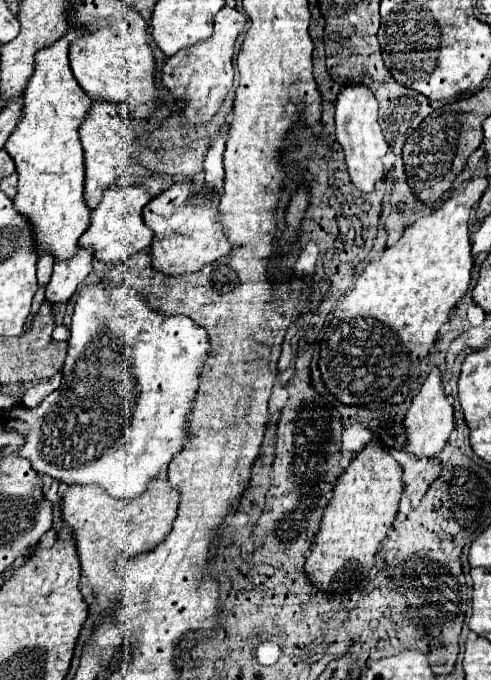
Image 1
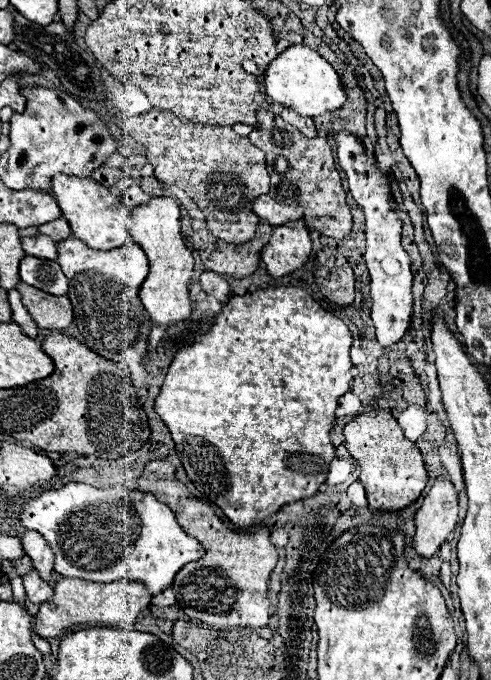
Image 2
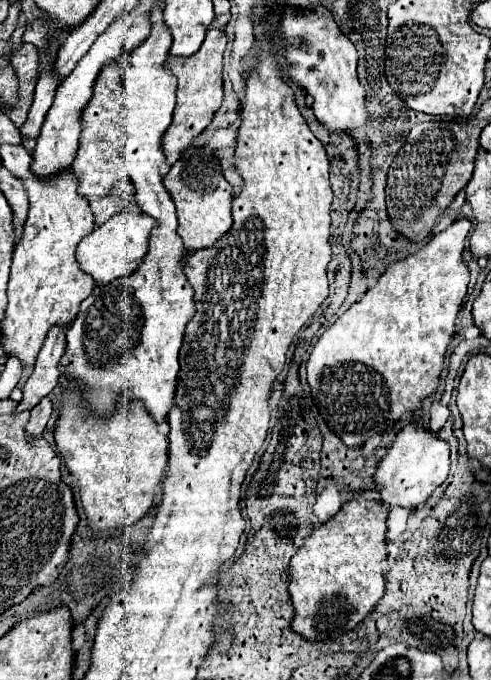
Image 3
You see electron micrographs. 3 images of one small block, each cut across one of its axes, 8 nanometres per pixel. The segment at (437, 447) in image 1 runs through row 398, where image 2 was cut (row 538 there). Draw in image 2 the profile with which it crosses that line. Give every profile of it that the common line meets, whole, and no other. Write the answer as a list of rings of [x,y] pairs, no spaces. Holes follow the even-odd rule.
[[[438,478],[426,494],[422,508],[414,516],[414,550],[422,558],[438,554],[440,546],[452,540],[452,530],[458,524],[458,494],[454,484]]]

